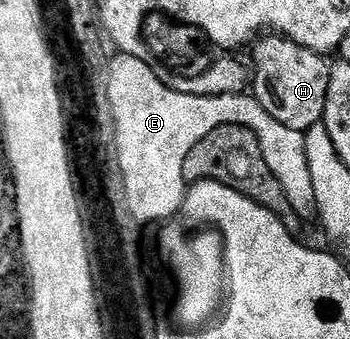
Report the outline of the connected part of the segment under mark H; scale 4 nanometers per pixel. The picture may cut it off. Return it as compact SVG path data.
M283 35L261 36L251 46L250 52L252 52L250 65L254 70L254 85L256 81L255 99L258 103L262 103L262 107L270 115L274 115L274 119L278 119L278 123L283 123L286 127L294 127L294 131L305 134L310 127L323 122L326 91L330 87L330 65L329 62L324 62L327 60L321 54L310 51Z

